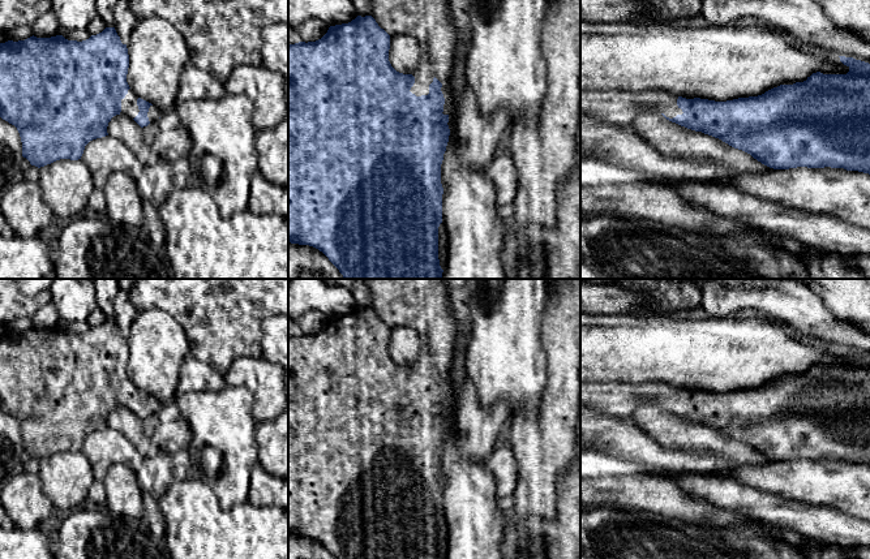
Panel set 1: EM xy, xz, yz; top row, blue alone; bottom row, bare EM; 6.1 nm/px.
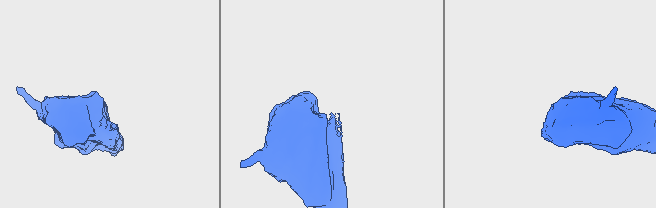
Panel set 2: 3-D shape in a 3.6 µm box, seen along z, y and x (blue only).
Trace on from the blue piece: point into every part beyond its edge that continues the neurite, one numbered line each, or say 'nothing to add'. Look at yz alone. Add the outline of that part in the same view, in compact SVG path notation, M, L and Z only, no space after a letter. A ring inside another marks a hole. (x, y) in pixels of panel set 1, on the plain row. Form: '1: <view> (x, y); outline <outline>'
1: yz (621, 399); outline M580 382L580 407L617 417L633 416L643 404L659 404L673 410L683 405L677 391L678 388L663 382Z

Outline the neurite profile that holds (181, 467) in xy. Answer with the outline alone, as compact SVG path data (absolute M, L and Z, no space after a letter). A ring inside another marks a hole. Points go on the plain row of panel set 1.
M180 450L171 455L173 478L184 481L192 477L192 463L188 450Z

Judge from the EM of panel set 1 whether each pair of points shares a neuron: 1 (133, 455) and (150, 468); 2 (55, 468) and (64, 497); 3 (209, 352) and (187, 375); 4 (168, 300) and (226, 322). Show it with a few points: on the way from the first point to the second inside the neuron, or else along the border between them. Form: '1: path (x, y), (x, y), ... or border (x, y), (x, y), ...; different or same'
1: border (145, 456), (141, 463); different
2: path (61, 474), (64, 477), (64, 490); same
3: border (189, 353), (211, 365), (222, 375); different
4: path (183, 300), (204, 300), (211, 308); same

